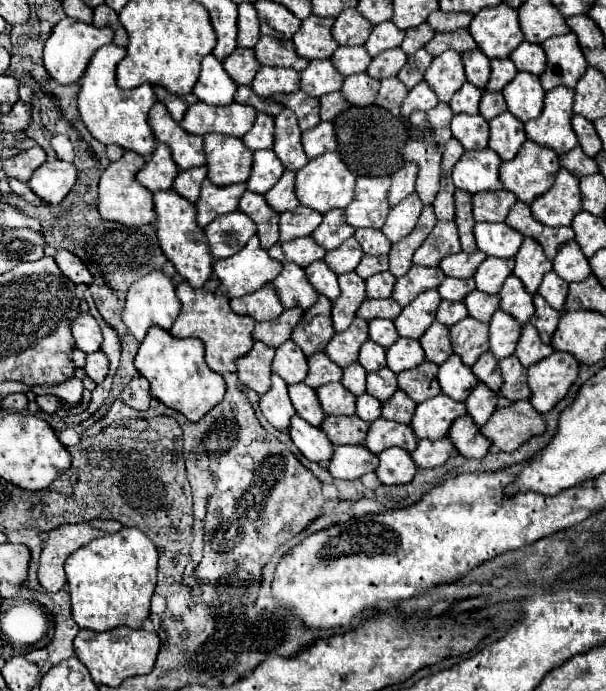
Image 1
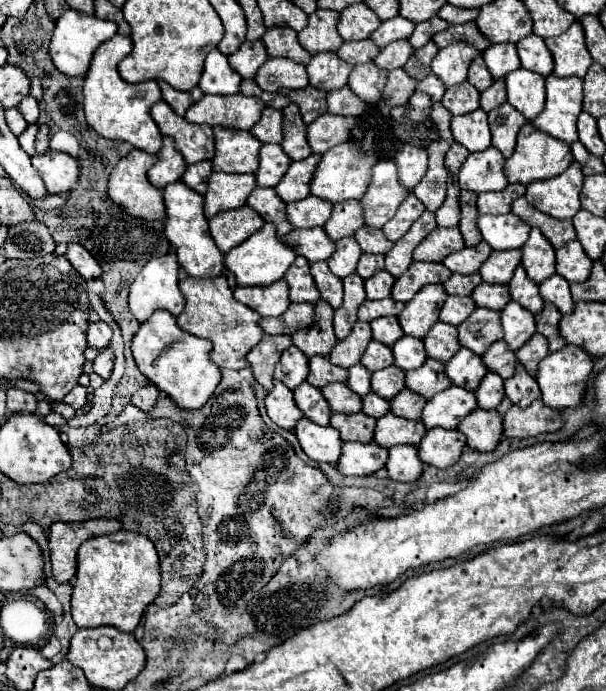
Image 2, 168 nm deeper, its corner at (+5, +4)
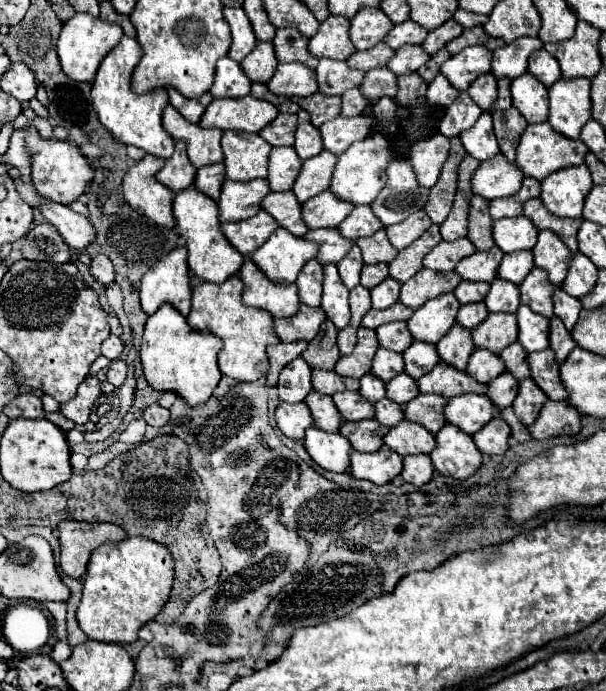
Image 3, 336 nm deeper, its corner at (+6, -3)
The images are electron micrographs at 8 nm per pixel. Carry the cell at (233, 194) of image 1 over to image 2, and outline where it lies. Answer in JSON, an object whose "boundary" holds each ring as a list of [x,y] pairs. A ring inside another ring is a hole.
{"boundary":[[[213,172],[209,178],[209,190],[205,194],[205,216],[213,218],[217,212],[245,206],[255,186],[255,174]]]}

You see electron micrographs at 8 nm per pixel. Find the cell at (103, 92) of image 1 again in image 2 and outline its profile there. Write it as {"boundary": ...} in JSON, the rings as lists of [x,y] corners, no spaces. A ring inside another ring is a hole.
{"boundary":[[[115,34],[111,40],[101,44],[93,56],[91,68],[85,76],[85,116],[89,126],[103,138],[129,142],[139,150],[157,154],[163,146],[163,136],[151,118],[151,106],[161,100],[161,90],[155,80],[147,80],[143,84],[127,84],[119,72],[117,64],[133,50],[131,36]]]}

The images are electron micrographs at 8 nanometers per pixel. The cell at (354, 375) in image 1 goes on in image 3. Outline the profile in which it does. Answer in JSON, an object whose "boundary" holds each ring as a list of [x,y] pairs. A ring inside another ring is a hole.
{"boundary":[[[366,373],[362,379],[360,379],[360,395],[370,401],[370,403],[376,403],[378,399],[382,399],[386,395],[386,383],[380,381],[378,377],[374,377],[372,373]]]}

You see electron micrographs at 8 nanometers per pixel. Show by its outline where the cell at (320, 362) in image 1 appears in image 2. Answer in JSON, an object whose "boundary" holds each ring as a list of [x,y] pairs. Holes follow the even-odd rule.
{"boundary":[[[323,356],[309,358],[309,368],[311,368],[311,372],[307,376],[307,382],[317,388],[323,388],[331,382],[347,382],[347,378],[349,378],[349,372],[345,368],[331,364],[329,358],[323,358]]]}

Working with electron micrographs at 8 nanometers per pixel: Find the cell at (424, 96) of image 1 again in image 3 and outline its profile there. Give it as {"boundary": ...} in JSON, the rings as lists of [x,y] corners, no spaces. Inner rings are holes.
{"boundary":[[[438,73],[438,77],[434,77],[432,83],[428,83],[428,89],[426,89],[426,103],[428,105],[448,107],[456,97],[458,97],[458,91],[440,73]]]}

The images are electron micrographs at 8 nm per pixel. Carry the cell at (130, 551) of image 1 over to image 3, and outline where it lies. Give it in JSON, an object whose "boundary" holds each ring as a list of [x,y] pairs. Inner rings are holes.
{"boundary":[[[126,537],[118,543],[104,543],[92,553],[86,567],[84,591],[76,611],[78,625],[88,635],[88,639],[134,643],[138,639],[138,629],[144,623],[152,621],[168,601],[172,591],[172,581],[174,581],[174,561],[170,559],[170,551],[164,545],[150,541],[146,537]]]}

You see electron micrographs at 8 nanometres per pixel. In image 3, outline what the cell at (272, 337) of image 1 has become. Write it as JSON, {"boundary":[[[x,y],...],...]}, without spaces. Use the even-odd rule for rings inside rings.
{"boundary":[[[300,305],[296,315],[288,319],[274,319],[274,333],[280,337],[280,341],[312,341],[324,319],[326,313],[320,307],[314,309]]]}

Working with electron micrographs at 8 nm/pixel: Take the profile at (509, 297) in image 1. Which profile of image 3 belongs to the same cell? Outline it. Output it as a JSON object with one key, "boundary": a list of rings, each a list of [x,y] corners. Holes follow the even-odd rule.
{"boundary":[[[534,267],[518,287],[520,301],[524,305],[528,305],[534,313],[542,317],[552,317],[552,293],[556,287],[548,283],[546,273],[542,269]]]}

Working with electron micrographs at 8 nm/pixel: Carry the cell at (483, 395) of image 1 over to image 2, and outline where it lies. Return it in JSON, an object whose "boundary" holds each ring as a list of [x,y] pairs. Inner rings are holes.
{"boundary":[[[489,372],[483,382],[479,384],[479,388],[475,390],[477,396],[477,404],[483,410],[493,410],[501,404],[503,396],[505,396],[505,388],[503,388],[503,378],[499,378],[499,374]]]}

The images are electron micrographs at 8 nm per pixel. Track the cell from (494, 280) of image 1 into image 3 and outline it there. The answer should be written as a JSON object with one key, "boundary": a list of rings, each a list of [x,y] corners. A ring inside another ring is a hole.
{"boundary":[[[516,251],[516,253],[504,255],[504,259],[498,267],[498,279],[520,285],[532,267],[534,267],[532,251]]]}

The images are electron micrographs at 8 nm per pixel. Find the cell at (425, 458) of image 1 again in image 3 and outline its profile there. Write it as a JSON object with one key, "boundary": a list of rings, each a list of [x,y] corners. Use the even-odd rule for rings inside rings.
{"boundary":[[[444,425],[436,433],[436,449],[430,459],[440,475],[466,479],[480,469],[482,453],[476,449],[472,435],[462,433],[454,425]]]}

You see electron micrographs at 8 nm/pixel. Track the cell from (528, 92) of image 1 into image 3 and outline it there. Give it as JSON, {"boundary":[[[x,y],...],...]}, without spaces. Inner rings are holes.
{"boundary":[[[530,73],[512,79],[512,105],[528,123],[544,123],[548,117],[548,89]]]}

